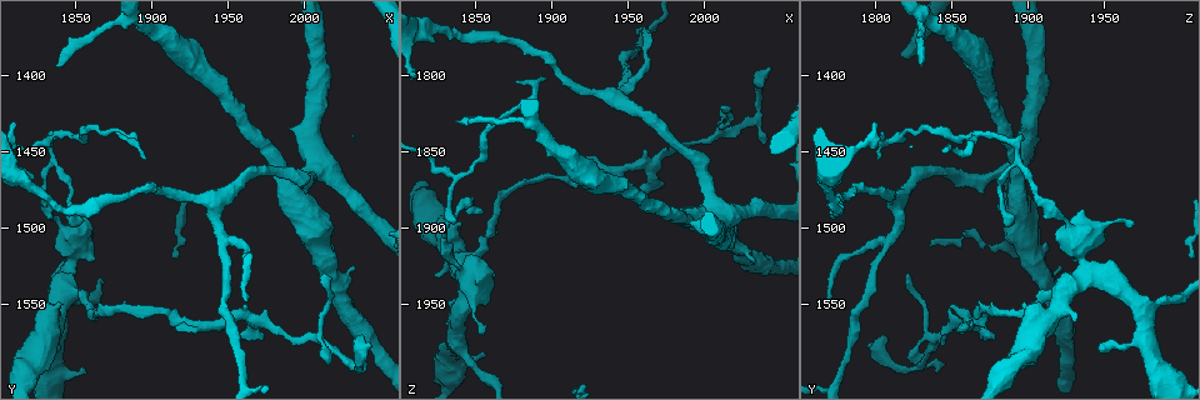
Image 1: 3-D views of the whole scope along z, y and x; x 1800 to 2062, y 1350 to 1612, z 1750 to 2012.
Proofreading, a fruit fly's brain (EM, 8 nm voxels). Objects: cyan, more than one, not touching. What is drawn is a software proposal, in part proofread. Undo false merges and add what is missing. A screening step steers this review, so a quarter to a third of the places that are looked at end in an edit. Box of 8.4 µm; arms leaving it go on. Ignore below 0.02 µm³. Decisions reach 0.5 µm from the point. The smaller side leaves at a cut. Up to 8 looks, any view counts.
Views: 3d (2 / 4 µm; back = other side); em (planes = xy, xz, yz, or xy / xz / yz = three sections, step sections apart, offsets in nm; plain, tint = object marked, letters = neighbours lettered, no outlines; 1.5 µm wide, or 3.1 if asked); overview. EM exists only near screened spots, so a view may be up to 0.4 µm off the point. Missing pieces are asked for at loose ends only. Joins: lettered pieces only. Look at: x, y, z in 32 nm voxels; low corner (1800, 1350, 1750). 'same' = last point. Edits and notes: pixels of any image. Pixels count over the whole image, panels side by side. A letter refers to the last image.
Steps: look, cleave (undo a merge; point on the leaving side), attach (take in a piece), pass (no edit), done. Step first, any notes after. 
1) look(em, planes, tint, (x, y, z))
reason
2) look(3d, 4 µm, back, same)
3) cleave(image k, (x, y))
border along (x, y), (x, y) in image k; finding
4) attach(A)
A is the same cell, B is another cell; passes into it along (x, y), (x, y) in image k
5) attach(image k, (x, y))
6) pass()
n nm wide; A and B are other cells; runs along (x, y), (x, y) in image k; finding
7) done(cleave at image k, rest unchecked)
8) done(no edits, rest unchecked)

look(3d, 4 µm, (1856, 1596, 1982))
branch stops here

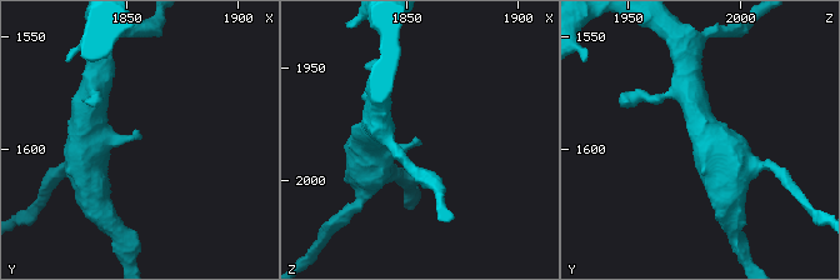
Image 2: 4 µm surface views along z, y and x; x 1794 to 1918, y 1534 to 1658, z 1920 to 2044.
look(em, planes, plain, (1857, 1593, 1981))

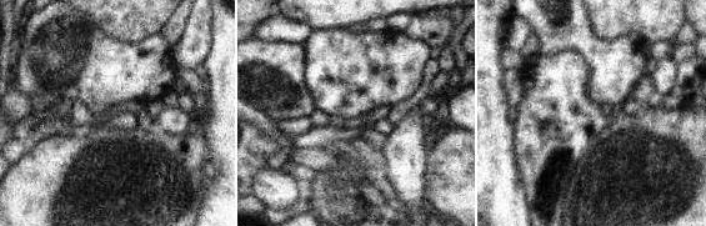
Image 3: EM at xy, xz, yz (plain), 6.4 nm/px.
look(em, planes, letters, same)

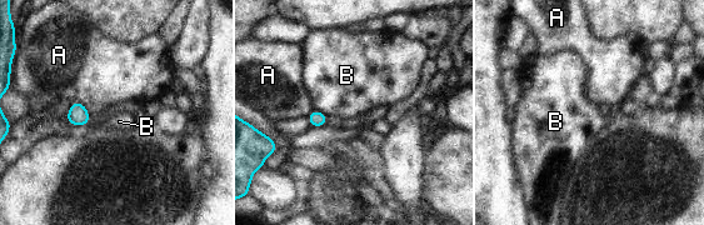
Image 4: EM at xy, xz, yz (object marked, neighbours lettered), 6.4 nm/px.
pass()
A and B are other cells; border along (314, 110), (319, 110), (326, 116) in image 4; none of them fits

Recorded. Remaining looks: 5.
look(em, xz, step 4, tint, (1854, 1498, 1970))
branch stops here

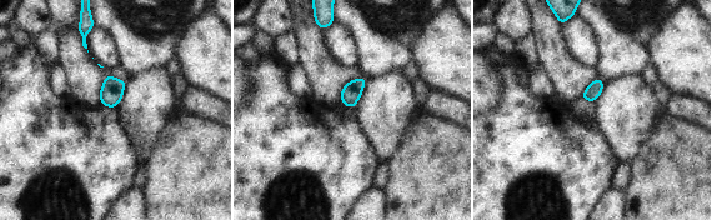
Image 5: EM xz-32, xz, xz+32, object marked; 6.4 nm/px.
look(em, planes, letters, same)

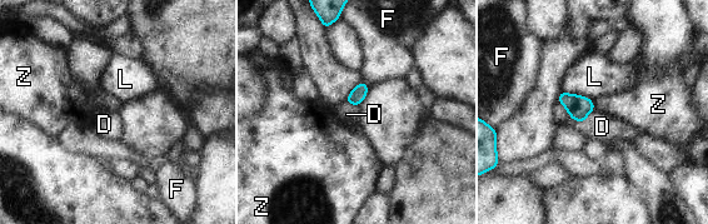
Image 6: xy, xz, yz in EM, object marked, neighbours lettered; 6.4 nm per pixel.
pass()
100 nm wide; D, F, L and Z are other cells; border along (593, 101), (596, 110) in image 6; no lettered piece goes on from it

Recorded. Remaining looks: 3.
look(em, xz, step 4, letters, (1838, 1392, 1832))
thin end

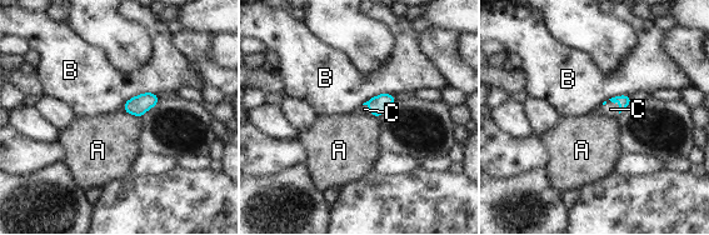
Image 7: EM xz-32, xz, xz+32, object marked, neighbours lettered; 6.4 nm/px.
attach(image 7, (610, 109))
C is the same cell, A and B are other cells; passes into it along (625, 100), (622, 103), (610, 109) in image 7; the neuron continues

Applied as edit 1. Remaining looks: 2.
done(attach at image 7, rest unchecked)

